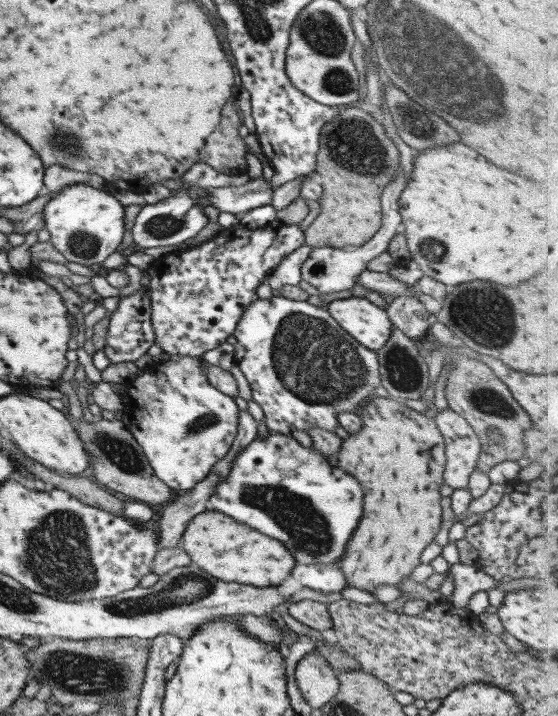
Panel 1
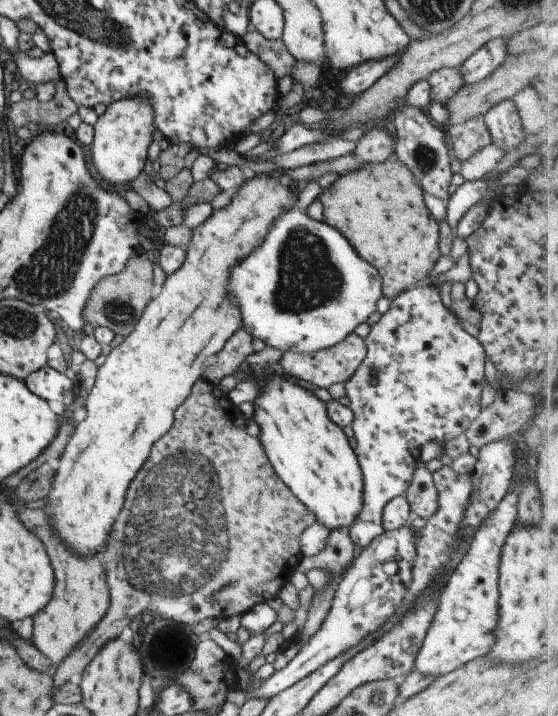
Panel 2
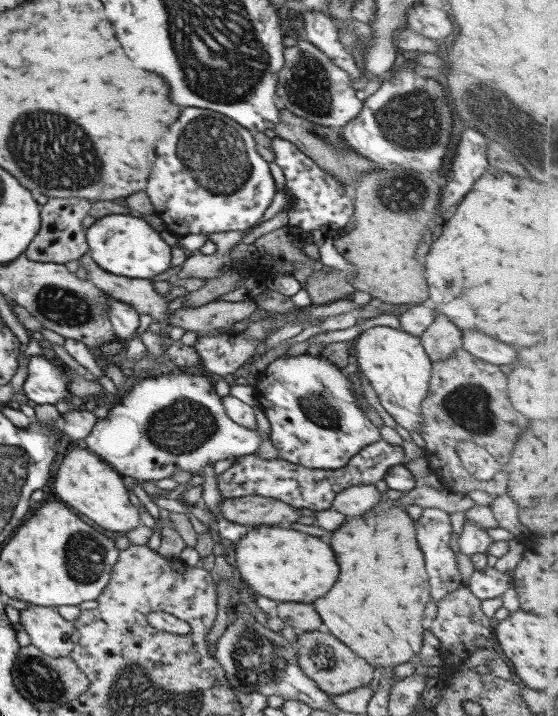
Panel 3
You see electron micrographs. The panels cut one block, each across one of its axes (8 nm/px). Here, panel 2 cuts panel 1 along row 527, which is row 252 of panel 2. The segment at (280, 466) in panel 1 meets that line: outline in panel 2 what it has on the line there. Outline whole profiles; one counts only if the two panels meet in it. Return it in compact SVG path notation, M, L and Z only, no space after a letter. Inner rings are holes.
M317 181L305 182L295 204L267 226L265 240L243 260L239 260L227 278L225 294L235 298L242 327L252 338L259 338L265 346L273 346L281 352L311 354L335 346L376 311L375 304L382 296L381 279L375 268L361 260L335 228L323 221L315 222L307 216L305 208L319 196L320 190Z

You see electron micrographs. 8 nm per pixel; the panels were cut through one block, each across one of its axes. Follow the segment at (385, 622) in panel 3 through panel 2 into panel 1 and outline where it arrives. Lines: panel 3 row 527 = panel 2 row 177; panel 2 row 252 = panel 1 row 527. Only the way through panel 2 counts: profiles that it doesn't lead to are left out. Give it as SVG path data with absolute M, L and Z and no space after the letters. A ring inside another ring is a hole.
M371 396L355 413L361 419L361 430L355 432L355 434L348 434L349 436L347 436L345 440L338 441L336 466L339 470L343 470L343 472L355 476L355 478L359 480L359 484L363 486L363 494L365 494L365 496L363 496L363 510L365 510L365 512L363 512L363 520L359 520L359 526L357 526L357 530L355 530L355 536L351 538L351 542L349 542L349 540L347 541L346 550L344 550L343 555L341 555L341 559L339 559L337 563L334 563L334 565L341 570L341 574L343 574L346 580L346 586L365 590L365 592L372 592L376 586L382 584L395 585L403 580L403 578L409 577L411 572L420 564L419 558L421 551L431 542L431 539L439 530L441 516L439 487L443 485L444 481L442 475L445 465L444 444L434 419L423 415L422 412L408 408L403 401L393 399L392 397Z

